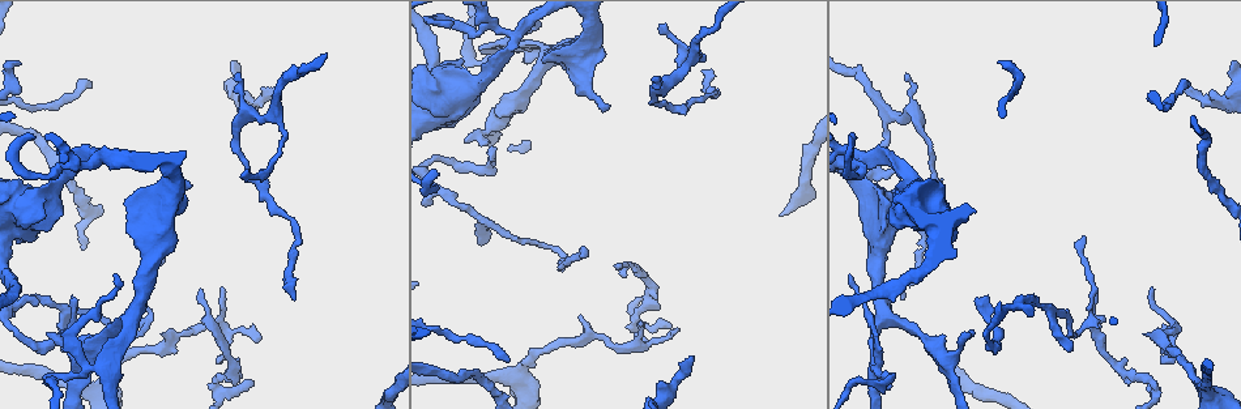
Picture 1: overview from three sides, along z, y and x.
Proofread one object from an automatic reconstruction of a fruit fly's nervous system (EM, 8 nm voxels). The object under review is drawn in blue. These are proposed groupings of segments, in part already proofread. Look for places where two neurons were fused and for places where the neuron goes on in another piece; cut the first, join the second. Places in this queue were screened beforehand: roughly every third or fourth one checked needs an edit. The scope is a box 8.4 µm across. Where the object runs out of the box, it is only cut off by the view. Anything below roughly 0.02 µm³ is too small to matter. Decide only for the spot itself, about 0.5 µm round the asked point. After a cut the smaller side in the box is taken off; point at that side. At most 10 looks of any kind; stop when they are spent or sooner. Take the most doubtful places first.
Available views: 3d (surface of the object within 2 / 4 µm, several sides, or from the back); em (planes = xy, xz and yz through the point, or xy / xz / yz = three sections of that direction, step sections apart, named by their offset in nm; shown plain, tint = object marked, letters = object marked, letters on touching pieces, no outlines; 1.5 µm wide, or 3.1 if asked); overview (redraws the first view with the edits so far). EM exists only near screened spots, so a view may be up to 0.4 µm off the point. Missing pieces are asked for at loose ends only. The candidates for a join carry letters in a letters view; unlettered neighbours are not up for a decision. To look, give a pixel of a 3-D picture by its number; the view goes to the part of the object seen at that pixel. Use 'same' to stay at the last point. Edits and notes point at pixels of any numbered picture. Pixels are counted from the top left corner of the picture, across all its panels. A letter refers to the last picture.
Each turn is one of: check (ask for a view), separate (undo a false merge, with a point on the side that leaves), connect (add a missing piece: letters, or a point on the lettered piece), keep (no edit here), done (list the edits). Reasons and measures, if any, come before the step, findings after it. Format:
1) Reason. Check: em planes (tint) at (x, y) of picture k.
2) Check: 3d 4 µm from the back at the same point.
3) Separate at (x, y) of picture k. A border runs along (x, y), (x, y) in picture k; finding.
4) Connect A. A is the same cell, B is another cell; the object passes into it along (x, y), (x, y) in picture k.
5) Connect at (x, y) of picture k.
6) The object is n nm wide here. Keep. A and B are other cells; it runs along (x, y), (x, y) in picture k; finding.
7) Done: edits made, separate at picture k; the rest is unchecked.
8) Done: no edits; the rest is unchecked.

Branch stops here. Check: 3d 2 µm at (617, 263) of picture 1.

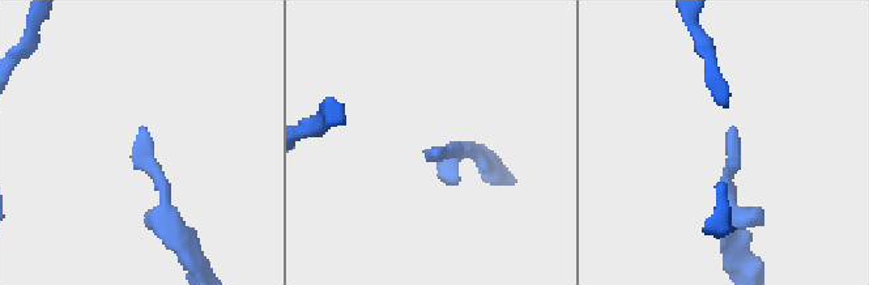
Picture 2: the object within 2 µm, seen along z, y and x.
Check: em planes (letters) at (142, 129) of picture 2.

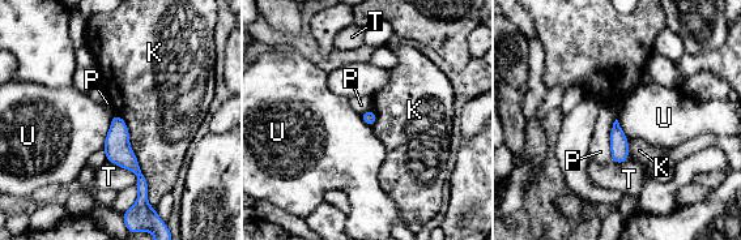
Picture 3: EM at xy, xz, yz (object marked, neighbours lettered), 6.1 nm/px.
The longest contact is with K, 600 nm. Keep. K, P, T and U are other cells; no lettered piece goes on from it.

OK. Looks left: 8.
Thin end. Check: 3d 4 µm at (234, 75) of picture 1.

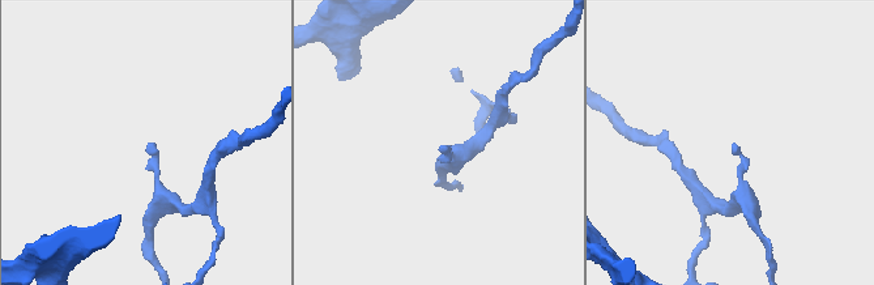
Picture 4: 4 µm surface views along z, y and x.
Shape alone is not enough. Check: em planes (letters) at (732, 146) of picture 4.

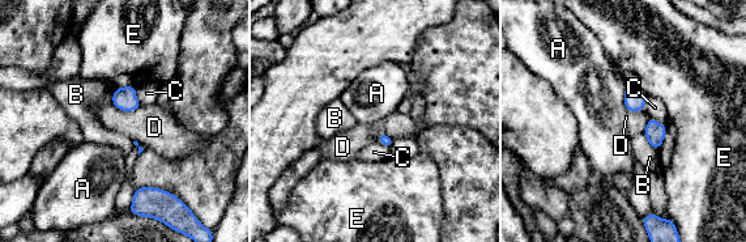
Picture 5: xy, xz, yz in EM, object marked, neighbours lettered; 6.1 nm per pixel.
Keep. A, B, C, D and E are other cells; a border runs along (626, 84), (625, 109), (627, 111) in picture 5; no lettered piece goes on from it.

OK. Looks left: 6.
Branch point. Check: 3d 2 µm at (516, 38) of picture 1.

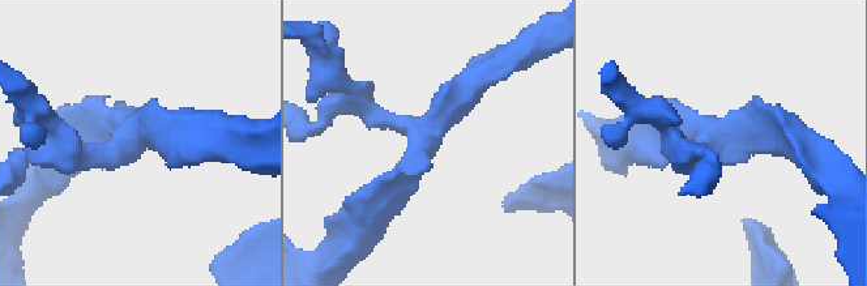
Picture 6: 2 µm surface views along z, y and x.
Shape alone is not enough. Check: em xz step 8 (letters) at (129, 128) of picture 6.

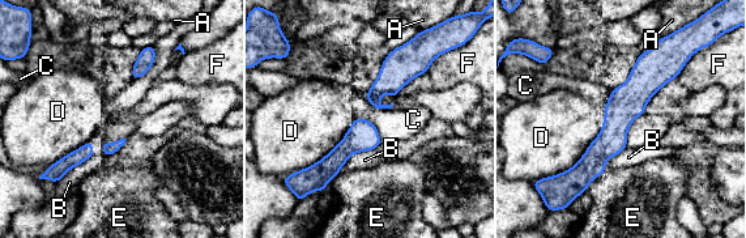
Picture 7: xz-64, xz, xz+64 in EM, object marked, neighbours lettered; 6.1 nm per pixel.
Keep. A, B, C, D, E and F are other cells; a border runs along (643, 113), (631, 123), (625, 147) in picture 7; continuous, no second neuron.

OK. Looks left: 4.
Free end. Check: em 3.1 µm xy step 16 (plain) at (672, 325) of picture 1.

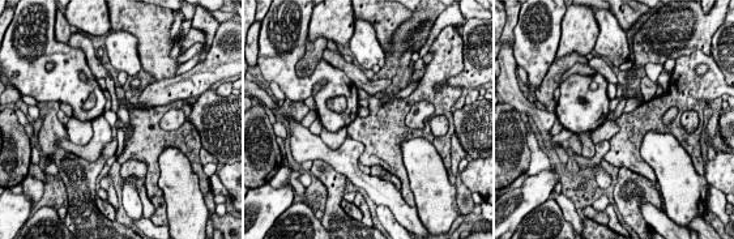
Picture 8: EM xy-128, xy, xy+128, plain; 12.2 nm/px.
Check: em 3.1 µm xy step 16 (letters) at the same point.

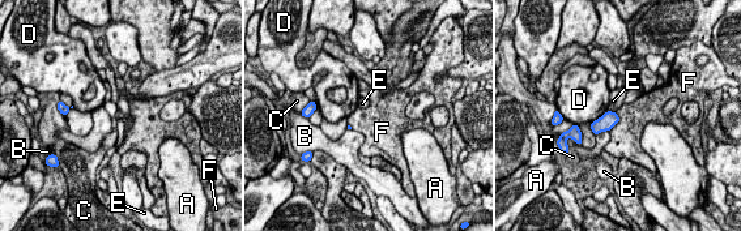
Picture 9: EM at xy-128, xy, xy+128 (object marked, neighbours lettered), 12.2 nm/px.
Keep. A, B, C, D, E and F are other cells; a border runs along (616, 112), (618, 120), (608, 131) in picture 9; no lettered piece goes on from it.

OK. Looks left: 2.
Done: no edits; the rest is unchecked.

